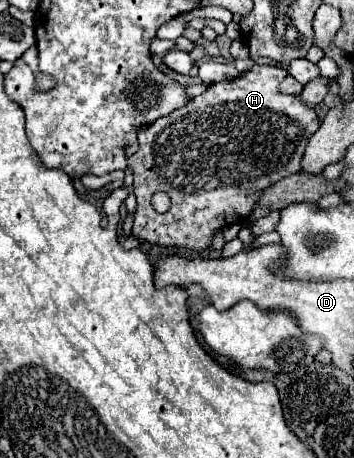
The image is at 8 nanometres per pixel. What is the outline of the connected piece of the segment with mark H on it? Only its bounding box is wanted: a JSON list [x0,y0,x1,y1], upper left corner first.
[129,64,317,252]

